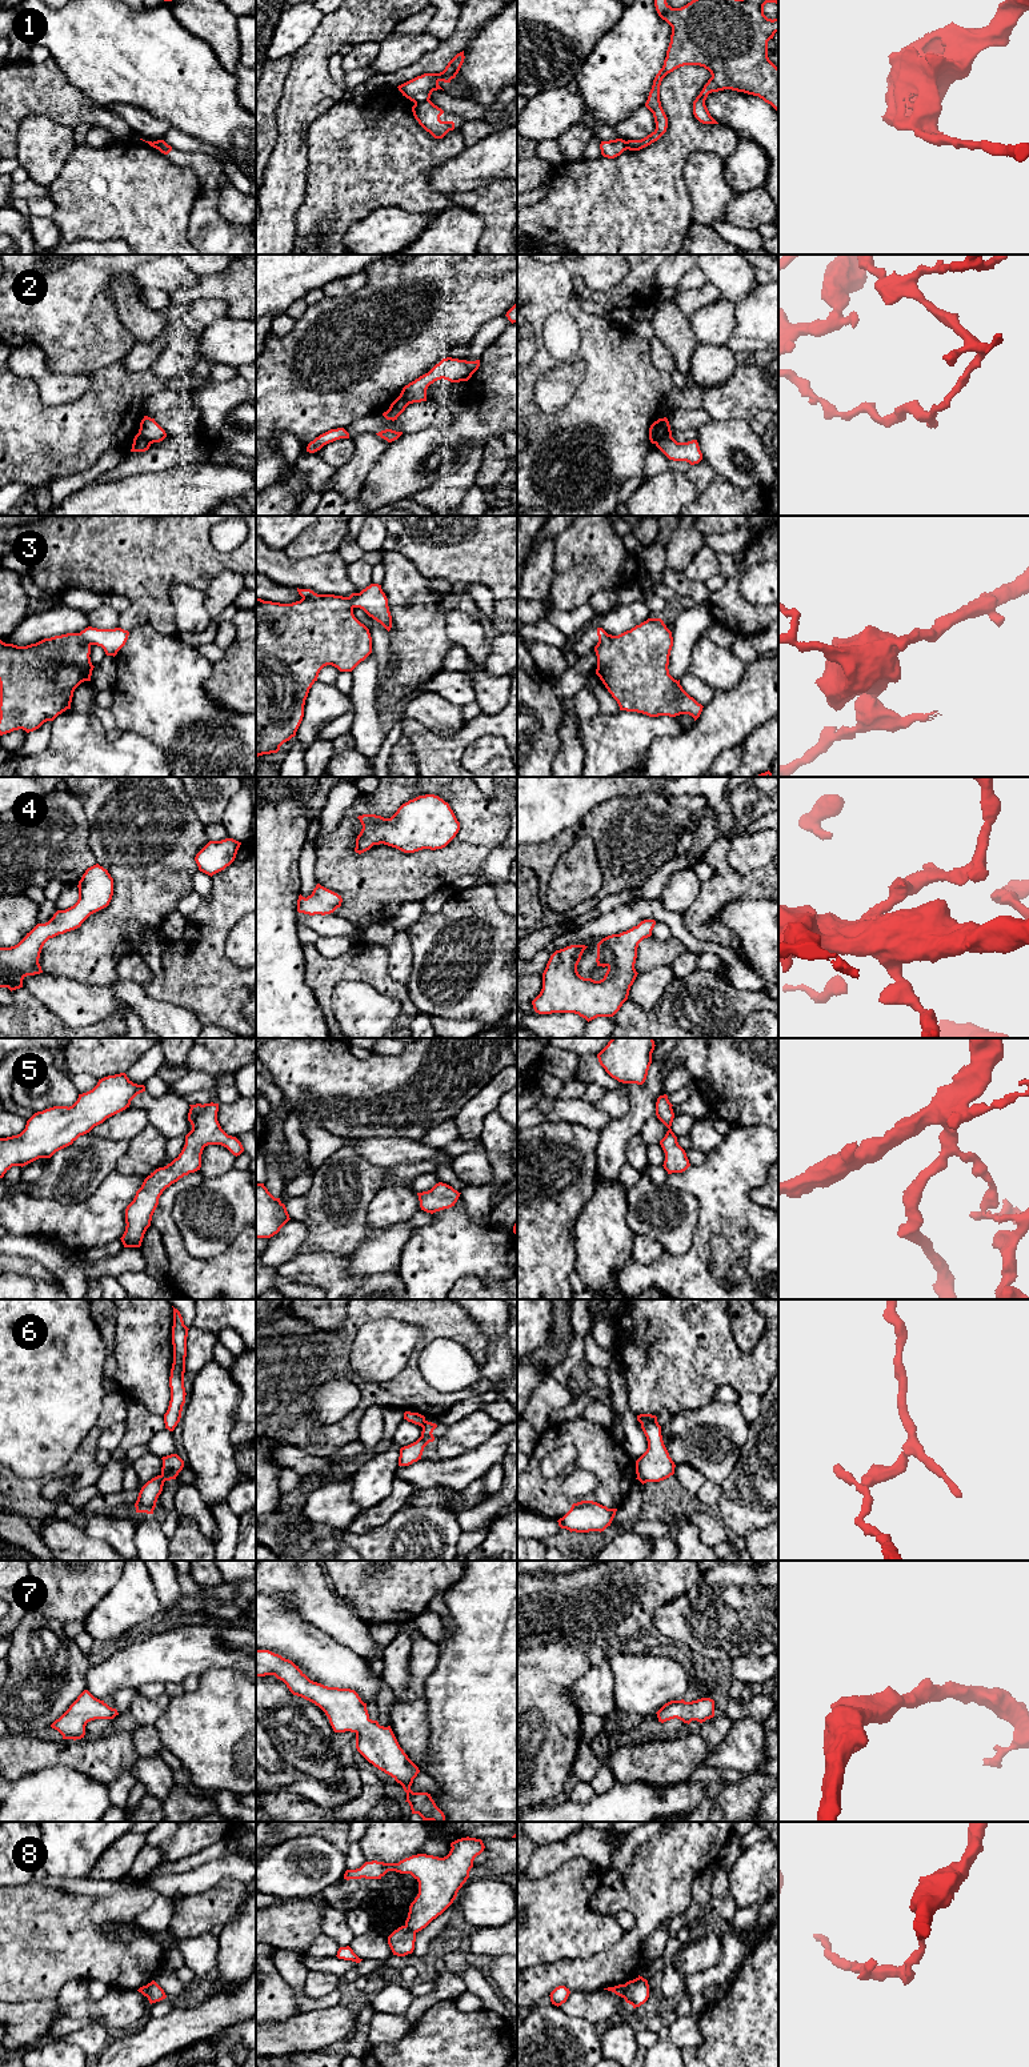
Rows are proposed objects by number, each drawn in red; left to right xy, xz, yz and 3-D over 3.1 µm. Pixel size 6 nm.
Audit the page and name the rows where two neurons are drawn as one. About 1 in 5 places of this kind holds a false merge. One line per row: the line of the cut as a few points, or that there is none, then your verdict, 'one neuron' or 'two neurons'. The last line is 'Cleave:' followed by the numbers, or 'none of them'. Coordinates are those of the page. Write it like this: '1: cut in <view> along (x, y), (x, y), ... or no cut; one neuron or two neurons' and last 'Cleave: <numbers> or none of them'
1: cut in xz along (428, 99), (415, 103); two neurons
2: cut in yz along (671, 431), (655, 443); two neurons
3: cut in xy along (80, 632), (89, 645); two neurons
4: no cut; one neuron
5: no cut; one neuron
6: cut in xy along (160, 1475), (164, 1481); two neurons
7: no cut; one neuron
8: cut in yz along (623, 1985), (624, 1997); two neurons
Cleave: 1, 2, 3, 6, 8

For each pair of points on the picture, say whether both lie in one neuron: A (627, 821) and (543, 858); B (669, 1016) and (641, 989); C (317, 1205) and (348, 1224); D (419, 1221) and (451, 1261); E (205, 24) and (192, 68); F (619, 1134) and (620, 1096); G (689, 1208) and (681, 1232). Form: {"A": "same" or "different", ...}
{"A": "same", "B": "different", "C": "same", "D": "different", "E": "different", "F": "different", "G": "same"}

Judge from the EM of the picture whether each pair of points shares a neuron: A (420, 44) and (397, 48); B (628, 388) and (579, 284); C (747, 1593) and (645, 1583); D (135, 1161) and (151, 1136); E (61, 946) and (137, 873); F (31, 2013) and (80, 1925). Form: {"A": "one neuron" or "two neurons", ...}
{"A": "one neuron", "B": "two neurons", "C": "two neurons", "D": "one neuron", "E": "one neuron", "F": "two neurons"}

